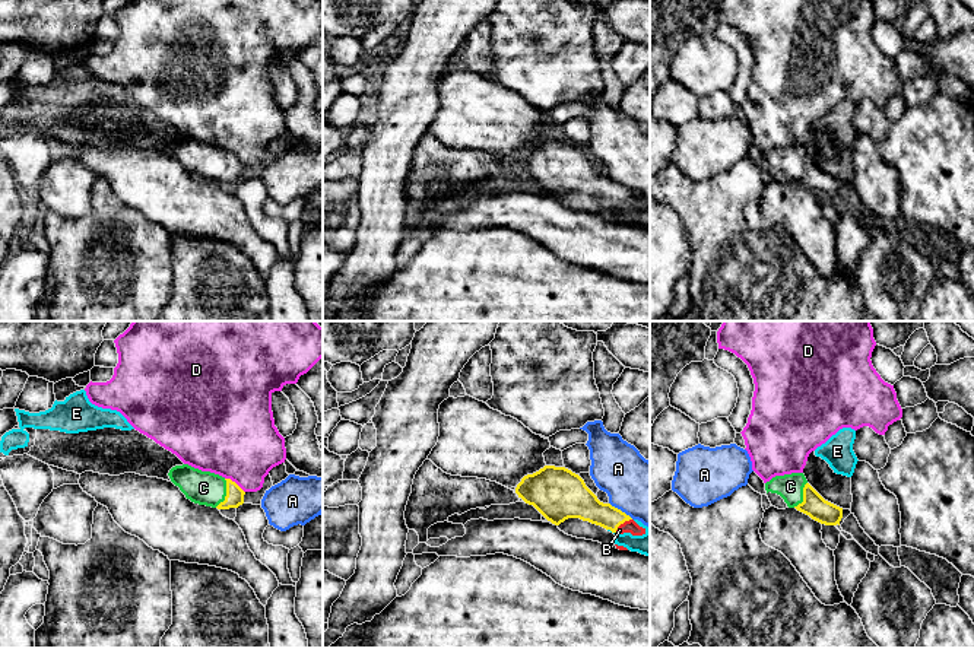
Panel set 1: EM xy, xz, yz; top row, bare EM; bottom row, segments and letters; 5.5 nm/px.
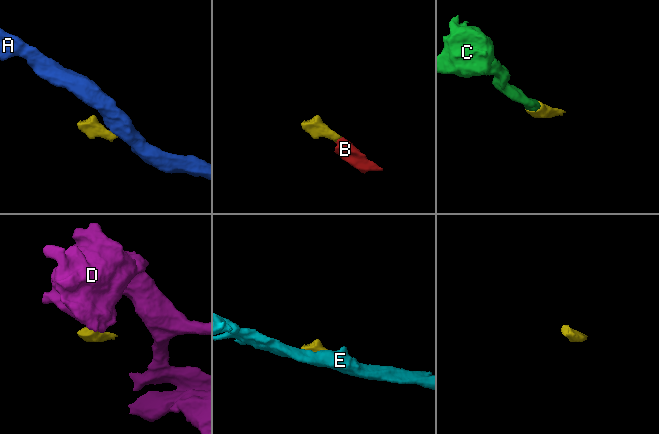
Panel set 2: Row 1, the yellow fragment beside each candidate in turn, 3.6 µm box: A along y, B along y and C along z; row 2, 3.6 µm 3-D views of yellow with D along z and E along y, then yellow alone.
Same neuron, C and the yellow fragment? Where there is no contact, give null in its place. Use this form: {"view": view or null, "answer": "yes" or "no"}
{"view": "xy", "answer": "yes"}

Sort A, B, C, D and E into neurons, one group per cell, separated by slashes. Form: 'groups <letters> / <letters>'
groups A / B C / D / E

